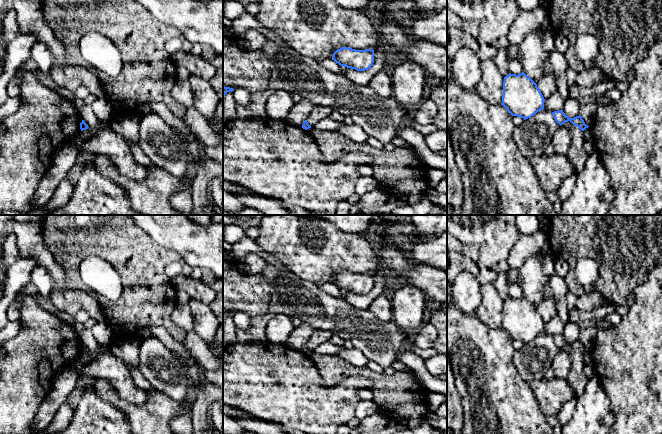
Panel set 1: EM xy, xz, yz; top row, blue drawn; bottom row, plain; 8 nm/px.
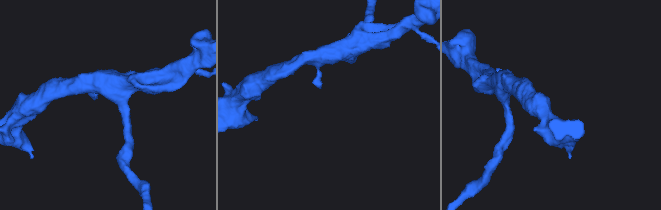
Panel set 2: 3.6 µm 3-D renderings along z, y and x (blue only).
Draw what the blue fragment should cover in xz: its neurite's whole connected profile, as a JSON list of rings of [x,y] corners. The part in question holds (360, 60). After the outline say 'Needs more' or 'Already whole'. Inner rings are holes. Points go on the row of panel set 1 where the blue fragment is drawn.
[[[343,47],[333,53],[332,60],[340,66],[357,71],[365,71],[371,68],[374,63],[374,50],[355,50],[349,47]]]. Already whole

